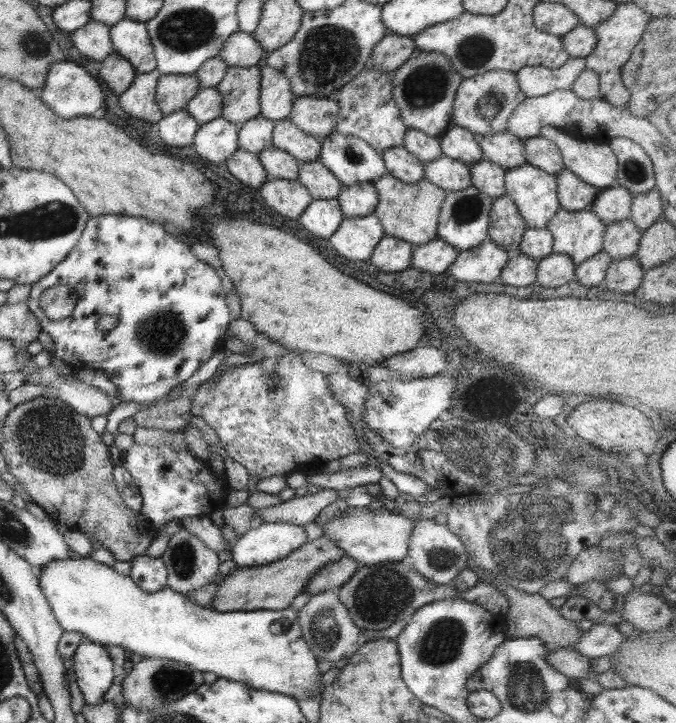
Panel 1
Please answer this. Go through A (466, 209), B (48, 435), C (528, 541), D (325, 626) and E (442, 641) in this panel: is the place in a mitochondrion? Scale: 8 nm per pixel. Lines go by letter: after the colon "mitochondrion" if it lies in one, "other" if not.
A: mitochondrion
B: mitochondrion
C: mitochondrion
D: mitochondrion
E: mitochondrion

